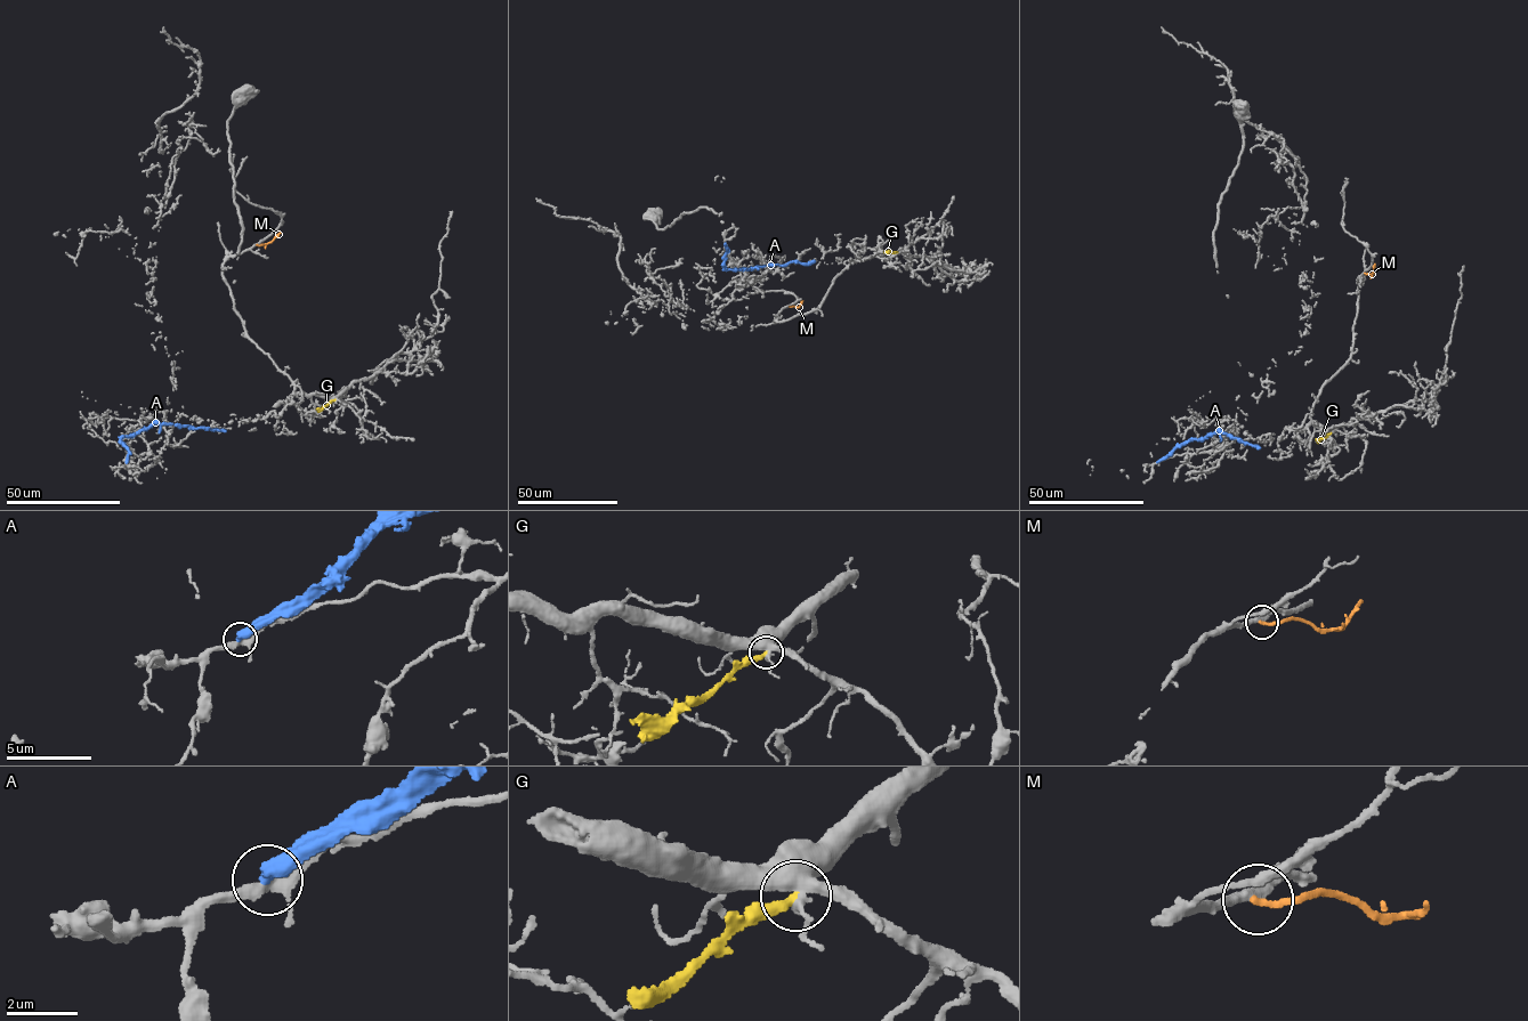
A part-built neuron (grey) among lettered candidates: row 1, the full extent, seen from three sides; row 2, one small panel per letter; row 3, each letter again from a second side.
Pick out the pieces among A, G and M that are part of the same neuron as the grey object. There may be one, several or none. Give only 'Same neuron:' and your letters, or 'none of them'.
Same neuron: none of them

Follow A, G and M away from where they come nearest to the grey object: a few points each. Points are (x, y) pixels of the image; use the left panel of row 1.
A: (126, 462), (129, 453), (120, 443), (121, 438), (135, 436), (155, 423), (226, 430)
G: (334, 399), (316, 410)
M: (257, 244), (267, 244), (280, 233)

